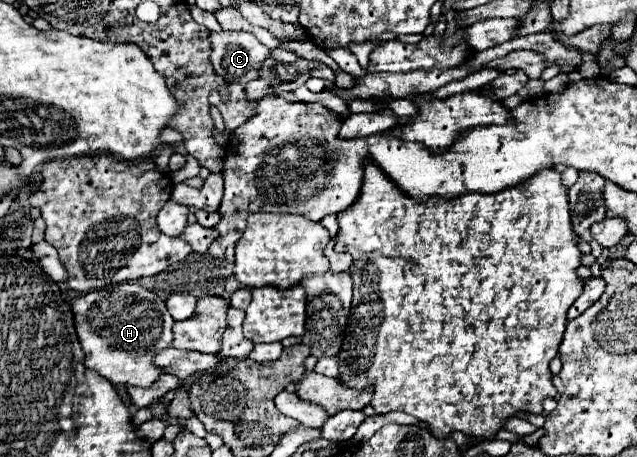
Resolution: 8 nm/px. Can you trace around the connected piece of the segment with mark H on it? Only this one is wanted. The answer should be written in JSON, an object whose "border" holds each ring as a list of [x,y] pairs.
{"border":[[[120,283],[102,291],[84,293],[72,299],[70,305],[88,369],[94,369],[112,385],[128,383],[134,387],[150,387],[162,375],[162,369],[154,367],[152,359],[170,347],[174,319],[156,293],[136,283]]]}

